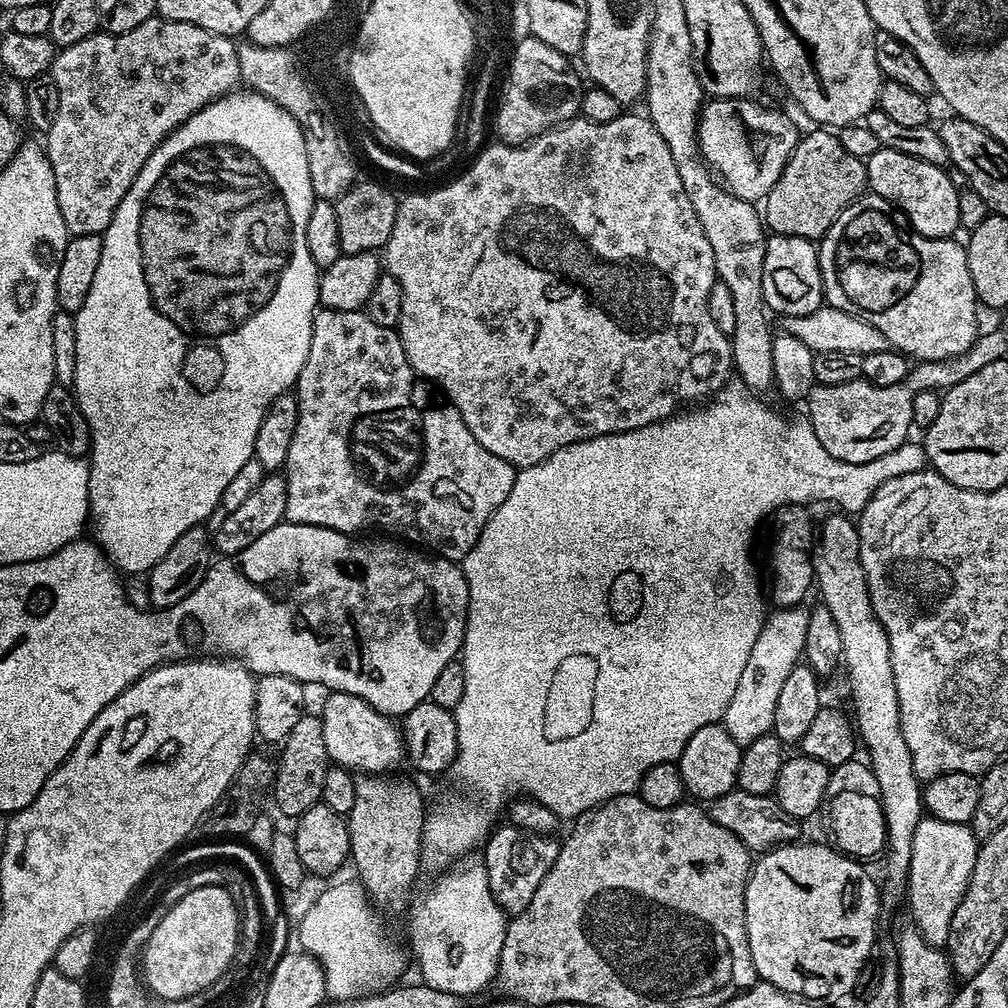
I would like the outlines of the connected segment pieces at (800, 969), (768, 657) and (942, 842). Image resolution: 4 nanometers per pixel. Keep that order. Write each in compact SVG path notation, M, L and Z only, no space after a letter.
M800 843L767 849L748 873L744 901L750 958L757 977L765 984L813 1002L836 1000L853 991L859 972L869 963L868 955L876 944L876 927L882 913L882 888L872 881L859 859L846 856L827 843Z
M784 608L765 619L758 634L758 642L754 642L754 650L750 650L750 658L742 670L742 679L734 690L734 698L730 698L730 706L726 706L722 721L734 742L743 746L772 732L774 706L778 706L782 682L786 682L790 670L801 663L806 646L807 625L808 612L800 608Z
M921 818L918 830L914 830L906 906L908 904L912 910L911 923L920 931L922 938L938 949L943 949L948 943L954 912L958 910L972 878L977 847L976 835L966 824Z

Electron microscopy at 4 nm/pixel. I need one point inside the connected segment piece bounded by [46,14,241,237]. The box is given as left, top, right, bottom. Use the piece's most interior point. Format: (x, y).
(120, 94)

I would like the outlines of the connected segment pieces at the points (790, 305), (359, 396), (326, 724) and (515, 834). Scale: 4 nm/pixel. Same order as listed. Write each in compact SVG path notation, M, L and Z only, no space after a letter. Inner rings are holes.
M769 235L762 262L762 294L765 305L773 313L781 312L781 317L784 318L814 314L814 310L825 307L817 245L811 240L797 236Z
M320 308L312 323L312 337L310 338L310 354L306 354L306 366L302 366L302 374L296 380L294 395L298 402L298 426L294 430L294 442L290 442L290 454L286 454L286 462L282 475L286 482L286 514L284 520L290 524L309 524L333 528L339 532L349 534L364 534L367 528L381 528L384 532L393 532L393 537L403 538L416 546L423 546L429 553L442 556L445 560L463 561L466 554L478 542L486 522L506 502L506 494L516 481L517 469L510 462L498 458L498 454L490 454L486 446L474 438L474 434L467 429L462 414L449 402L432 404L419 412L416 404L424 400L420 392L416 392L418 375L407 360L406 350L400 341L396 328L378 326L368 317L367 311L339 312L329 308Z
M329 691L324 700L324 709L318 712L322 722L322 734L326 737L326 754L333 765L347 768L356 774L392 774L395 768L405 763L404 734L401 725L393 717L383 716L370 702L354 694Z
M508 822L505 828L497 827L483 845L482 863L488 872L490 890L500 909L509 917L522 914L522 910L530 906L530 898L534 898L538 886L542 886L542 878L546 878L560 853L561 841L556 839L555 835L539 836Z

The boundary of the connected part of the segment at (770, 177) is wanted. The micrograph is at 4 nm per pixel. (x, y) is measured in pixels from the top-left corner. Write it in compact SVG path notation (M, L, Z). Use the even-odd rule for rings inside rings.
M749 97L709 99L701 107L697 124L697 144L705 163L729 192L755 204L768 196L800 137L782 111L756 102Z

